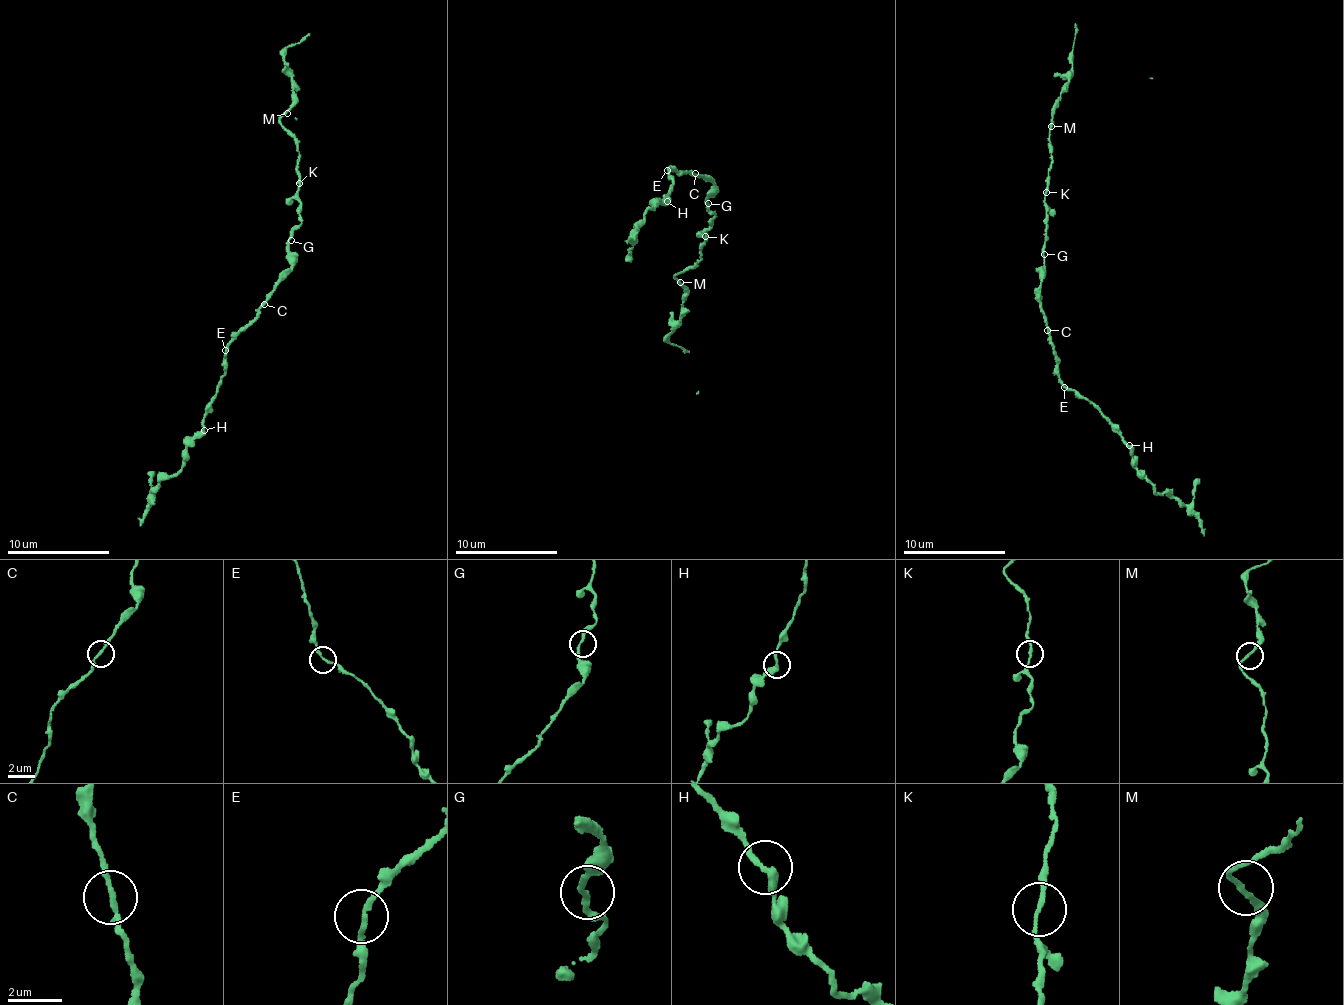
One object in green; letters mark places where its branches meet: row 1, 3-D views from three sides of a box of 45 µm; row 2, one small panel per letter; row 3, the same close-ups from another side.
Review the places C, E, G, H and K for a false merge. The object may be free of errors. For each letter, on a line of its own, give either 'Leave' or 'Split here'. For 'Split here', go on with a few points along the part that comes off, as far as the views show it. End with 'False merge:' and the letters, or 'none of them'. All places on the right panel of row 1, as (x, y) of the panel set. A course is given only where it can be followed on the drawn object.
C: Leave
E: Leave
G: Leave
H: Leave
K: Leave
False merge: none of them

